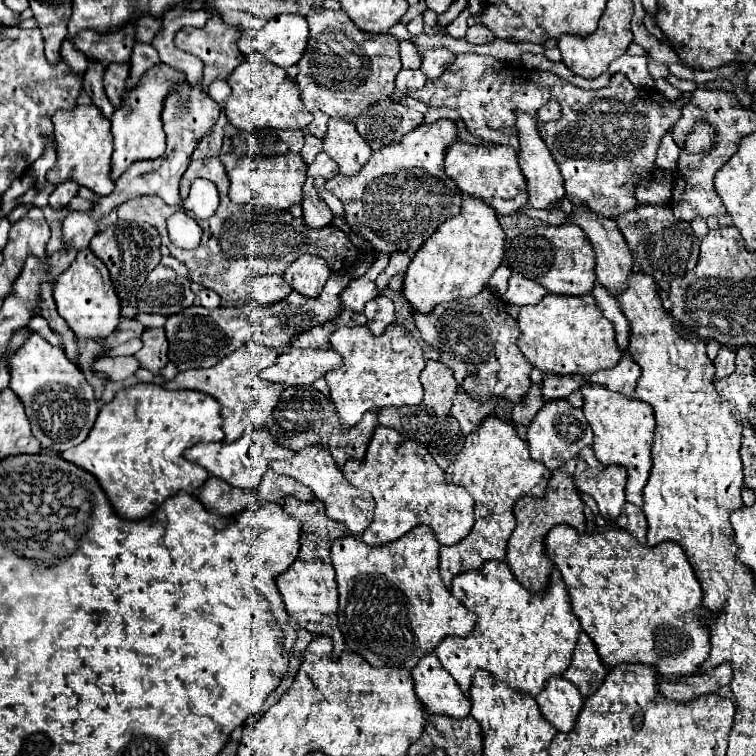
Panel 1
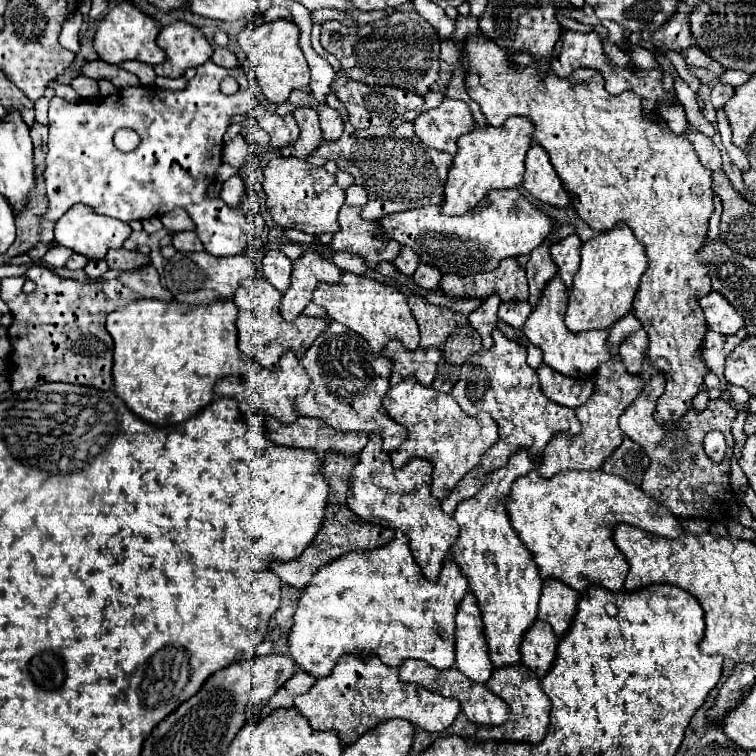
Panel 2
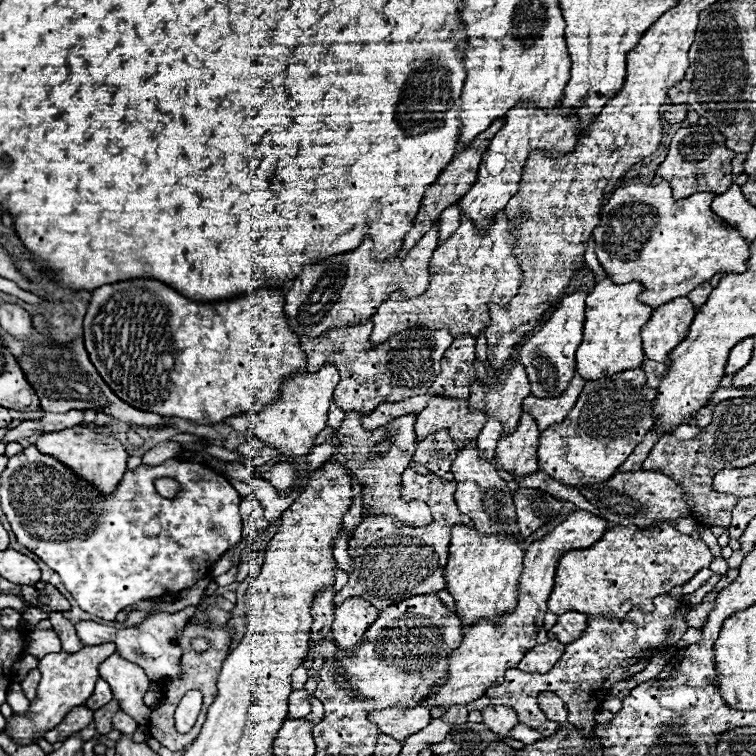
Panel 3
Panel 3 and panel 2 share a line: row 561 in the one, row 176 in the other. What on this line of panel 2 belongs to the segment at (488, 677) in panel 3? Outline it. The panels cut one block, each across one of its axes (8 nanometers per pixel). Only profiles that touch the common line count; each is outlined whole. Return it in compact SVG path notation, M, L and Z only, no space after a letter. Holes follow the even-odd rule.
M532 144L526 154L526 172L522 186L540 202L550 206L570 206L572 196L562 186L546 150L540 144Z

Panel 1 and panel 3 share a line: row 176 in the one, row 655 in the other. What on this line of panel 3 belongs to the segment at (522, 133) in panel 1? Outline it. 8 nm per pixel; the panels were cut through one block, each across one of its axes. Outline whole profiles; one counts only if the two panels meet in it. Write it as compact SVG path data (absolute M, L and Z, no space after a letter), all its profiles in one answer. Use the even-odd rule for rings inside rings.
M550 640L546 644L536 644L532 650L528 650L524 654L524 658L520 660L520 664L516 668L524 670L524 672L548 672L552 668L552 664L556 664L556 660L560 660L560 656L564 654L564 644L560 644L558 640Z

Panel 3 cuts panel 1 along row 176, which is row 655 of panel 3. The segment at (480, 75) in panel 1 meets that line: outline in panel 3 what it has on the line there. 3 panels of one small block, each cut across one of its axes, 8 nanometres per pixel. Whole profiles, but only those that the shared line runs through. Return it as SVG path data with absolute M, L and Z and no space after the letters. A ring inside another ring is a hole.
M660 594L654 599L654 612L650 614L644 614L640 608L632 608L628 612L626 618L622 620L606 620L604 616L590 616L588 620L588 628L584 632L582 638L574 640L572 644L568 644L564 656L554 664L554 668L548 672L548 674L526 674L518 668L510 668L506 674L504 674L504 682L500 686L492 686L486 690L486 696L490 698L492 706L510 706L512 710L516 710L518 714L518 720L534 730L540 730L542 736L552 736L556 734L562 726L558 722L550 722L538 708L536 704L536 698L540 692L554 692L558 694L560 698L564 698L566 702L566 708L568 708L568 724L582 730L586 736L594 730L594 714L600 710L600 704L604 702L604 698L610 694L610 688L618 682L618 680L624 680L624 672L628 666L640 662L642 658L652 658L654 654L658 654L664 648L668 646L674 646L682 634L688 630L686 626L686 612L688 612L688 606L686 604L678 604L678 600L670 598L668 594Z

